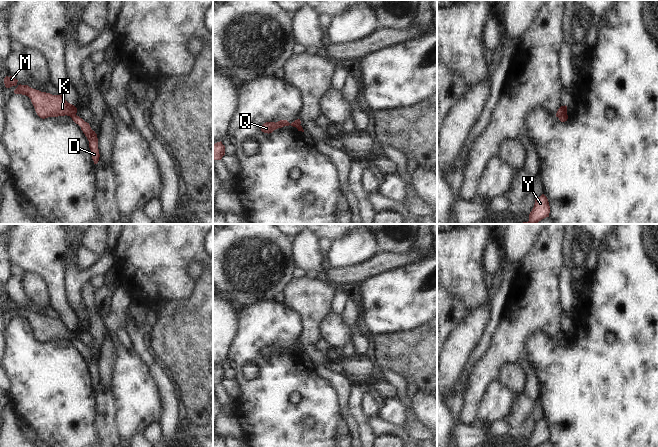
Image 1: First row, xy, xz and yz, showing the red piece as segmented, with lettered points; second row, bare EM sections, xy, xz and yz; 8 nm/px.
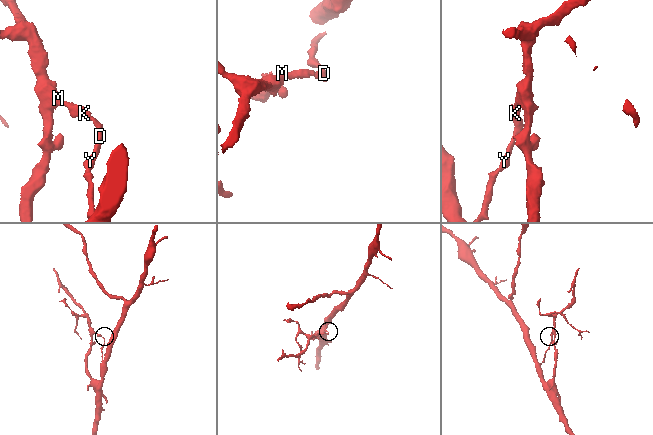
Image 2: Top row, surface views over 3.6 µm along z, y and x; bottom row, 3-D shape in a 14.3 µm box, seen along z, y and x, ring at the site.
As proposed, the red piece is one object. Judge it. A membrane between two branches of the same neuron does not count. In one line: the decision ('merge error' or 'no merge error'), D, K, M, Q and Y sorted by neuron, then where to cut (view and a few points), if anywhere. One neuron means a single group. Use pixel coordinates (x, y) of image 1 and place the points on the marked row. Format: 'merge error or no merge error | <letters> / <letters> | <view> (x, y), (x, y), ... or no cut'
merge error | D Y / K M Q | xy (75, 114), (71, 117)

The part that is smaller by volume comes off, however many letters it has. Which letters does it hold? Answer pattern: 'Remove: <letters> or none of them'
Remove: K, M, Q

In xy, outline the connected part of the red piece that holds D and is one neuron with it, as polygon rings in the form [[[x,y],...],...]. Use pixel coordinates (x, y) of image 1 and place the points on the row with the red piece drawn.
[[[74,115],[71,118],[76,124],[78,124],[81,127],[81,130],[83,131],[83,133],[87,137],[87,139],[89,141],[89,148],[90,148],[91,154],[92,154],[92,159],[94,161],[94,164],[97,164],[99,161],[99,157],[100,157],[99,149],[98,149],[97,134],[95,133],[95,131],[93,131],[91,129],[89,123],[85,122],[79,116]]]

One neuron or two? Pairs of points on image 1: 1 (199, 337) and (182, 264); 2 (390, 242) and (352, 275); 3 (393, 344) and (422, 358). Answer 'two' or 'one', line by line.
1: two
2: two
3: one

